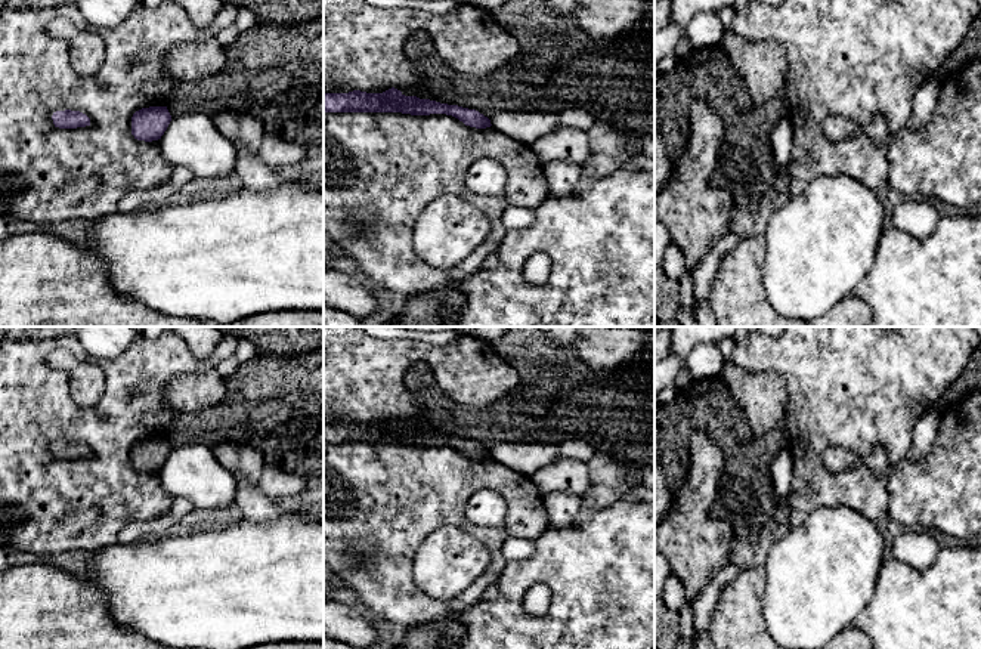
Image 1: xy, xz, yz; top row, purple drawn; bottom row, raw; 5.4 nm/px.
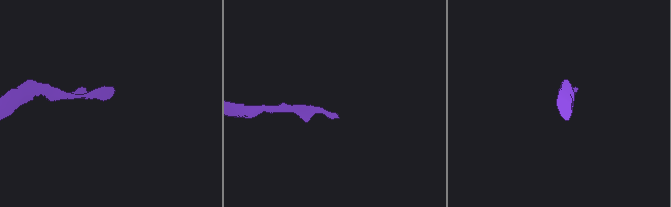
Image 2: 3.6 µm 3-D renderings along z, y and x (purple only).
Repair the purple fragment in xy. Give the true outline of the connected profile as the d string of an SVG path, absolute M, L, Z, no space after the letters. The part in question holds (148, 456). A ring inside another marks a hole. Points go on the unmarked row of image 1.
M149 438L136 442L131 448L131 466L137 472L161 470L171 452L167 438Z

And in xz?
M392 418L383 424L353 421L349 424L325 424L324 444L402 444L411 446L446 445L465 457L476 460L490 458L490 451L476 441L440 435L417 427L405 427Z

